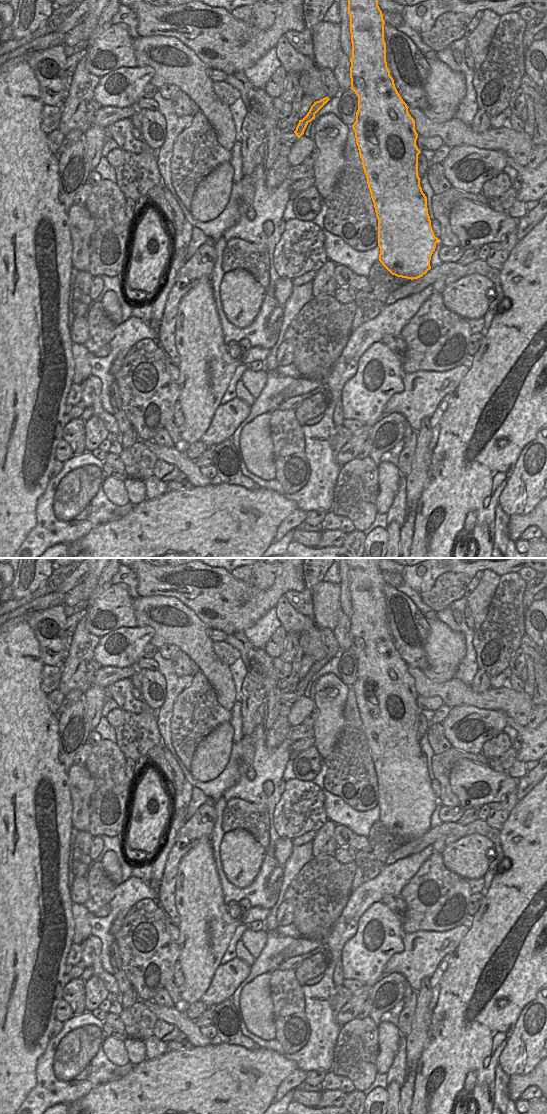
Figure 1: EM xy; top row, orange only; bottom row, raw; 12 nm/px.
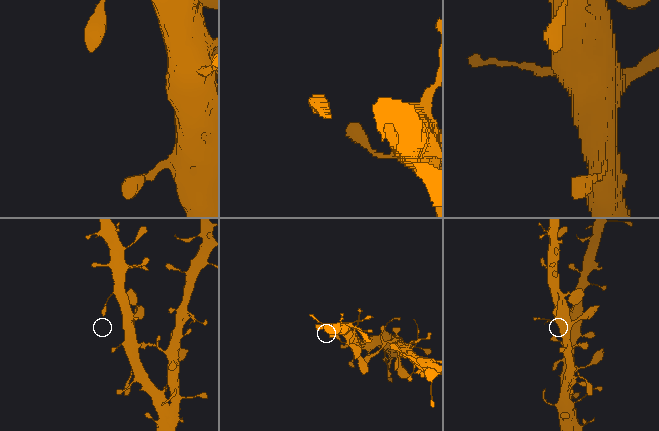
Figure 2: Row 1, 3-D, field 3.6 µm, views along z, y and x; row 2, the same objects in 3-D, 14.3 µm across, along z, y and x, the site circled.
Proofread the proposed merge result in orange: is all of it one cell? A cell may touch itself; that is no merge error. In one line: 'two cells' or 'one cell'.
one cell

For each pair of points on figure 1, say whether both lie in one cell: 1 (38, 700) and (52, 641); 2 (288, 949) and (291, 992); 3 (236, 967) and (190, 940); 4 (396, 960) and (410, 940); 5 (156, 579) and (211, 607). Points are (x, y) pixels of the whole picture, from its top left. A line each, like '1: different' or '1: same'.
1: different
2: different
3: different
4: same
5: same

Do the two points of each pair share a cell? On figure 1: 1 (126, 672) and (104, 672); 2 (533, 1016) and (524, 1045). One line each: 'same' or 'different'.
1: same
2: same

